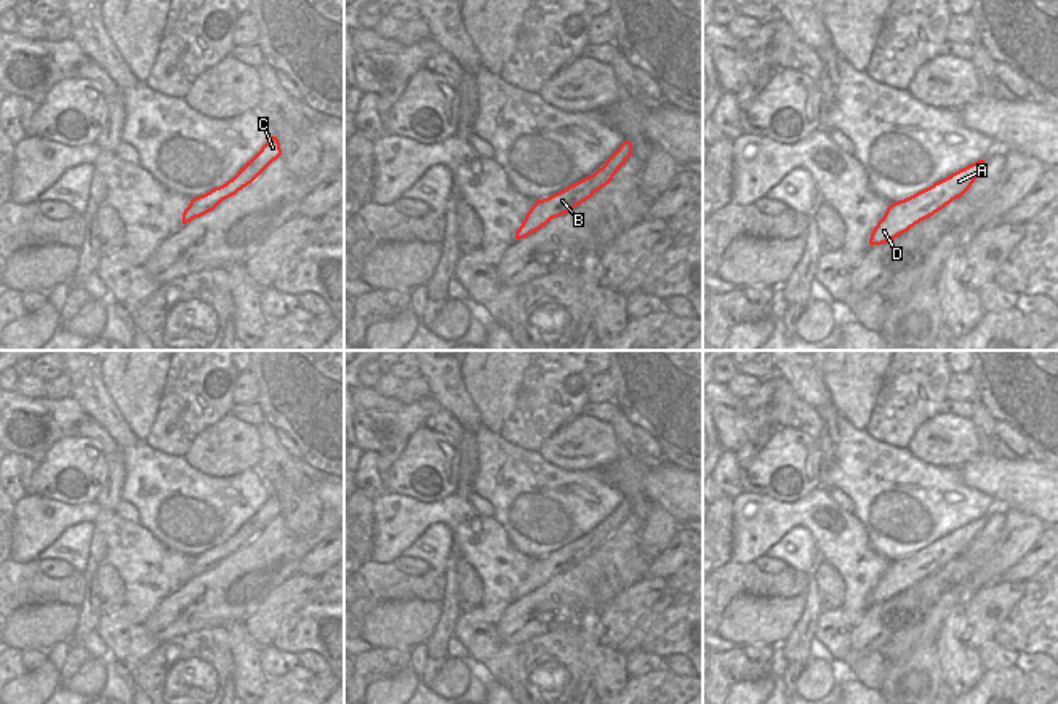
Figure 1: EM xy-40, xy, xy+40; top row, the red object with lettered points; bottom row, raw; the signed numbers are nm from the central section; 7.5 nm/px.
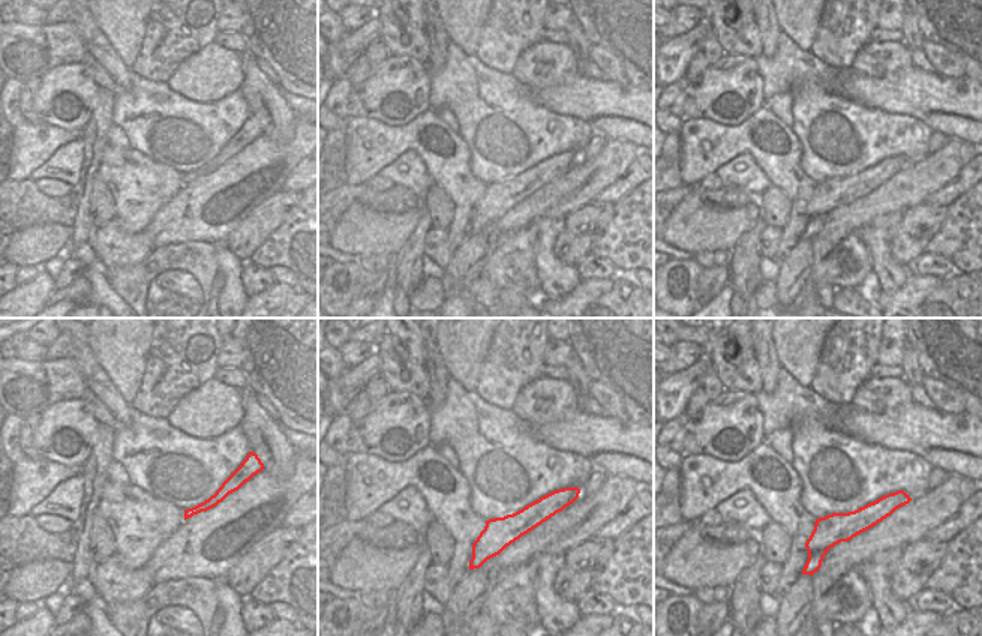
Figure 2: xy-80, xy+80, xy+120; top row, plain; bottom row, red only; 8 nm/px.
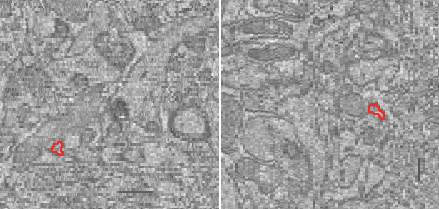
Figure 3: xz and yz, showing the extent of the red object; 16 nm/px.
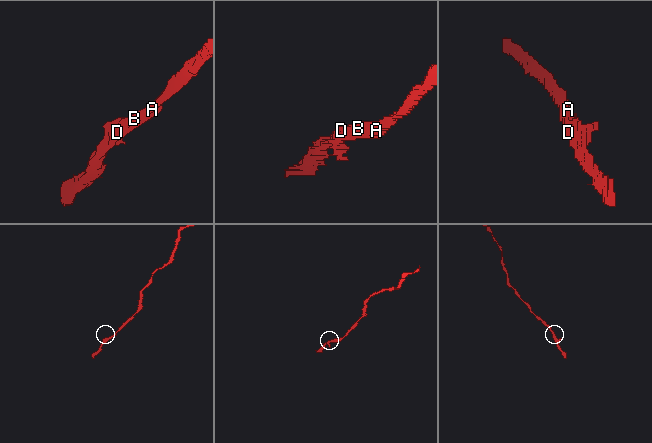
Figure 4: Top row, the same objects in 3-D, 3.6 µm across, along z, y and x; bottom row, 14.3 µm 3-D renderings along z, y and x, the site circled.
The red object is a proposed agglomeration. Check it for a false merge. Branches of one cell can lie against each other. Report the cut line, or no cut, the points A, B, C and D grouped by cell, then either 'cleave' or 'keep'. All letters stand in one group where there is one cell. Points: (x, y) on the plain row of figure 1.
no cut | A B C D | keep

